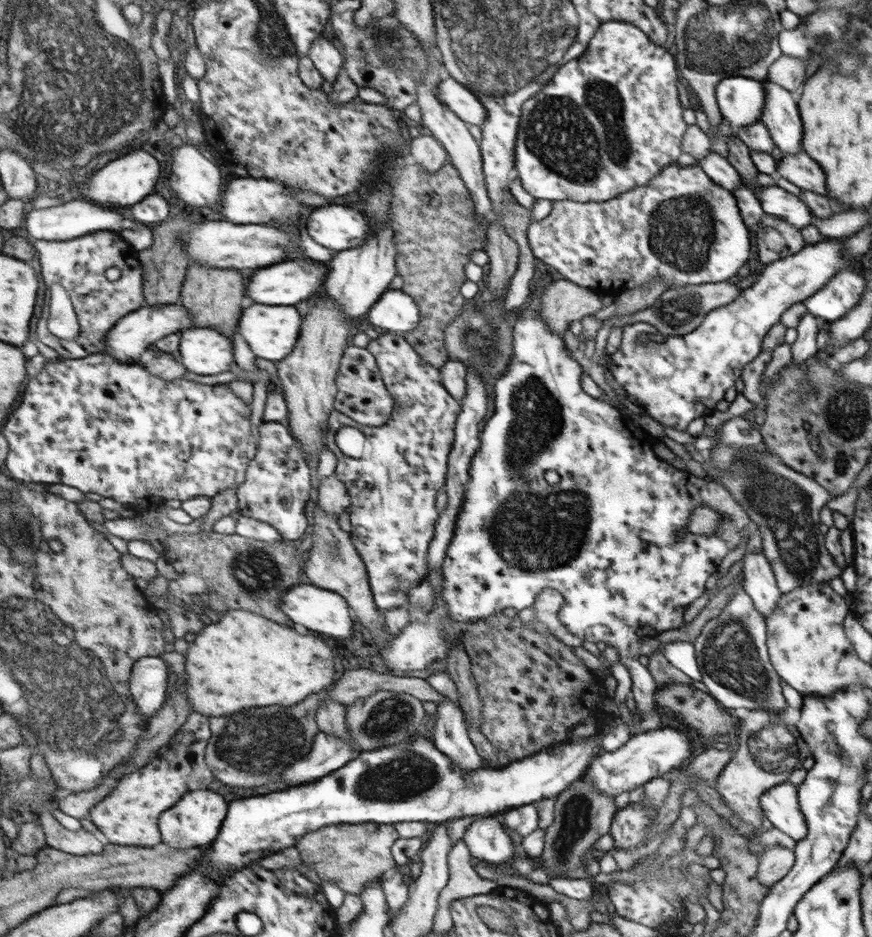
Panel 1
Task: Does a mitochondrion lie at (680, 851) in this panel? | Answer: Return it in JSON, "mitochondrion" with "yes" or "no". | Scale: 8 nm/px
{"mitochondrion":"yes"}

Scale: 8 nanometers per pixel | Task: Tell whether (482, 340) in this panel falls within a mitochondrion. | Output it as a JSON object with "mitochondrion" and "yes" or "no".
{"mitochondrion":"yes"}

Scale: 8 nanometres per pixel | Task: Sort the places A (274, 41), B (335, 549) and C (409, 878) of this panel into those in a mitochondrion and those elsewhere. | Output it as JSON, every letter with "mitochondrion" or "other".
{"A":"mitochondrion","B":"mitochondrion","C":"other"}

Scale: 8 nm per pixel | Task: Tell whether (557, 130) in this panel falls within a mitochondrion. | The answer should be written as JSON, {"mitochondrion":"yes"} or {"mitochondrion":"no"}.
{"mitochondrion":"yes"}

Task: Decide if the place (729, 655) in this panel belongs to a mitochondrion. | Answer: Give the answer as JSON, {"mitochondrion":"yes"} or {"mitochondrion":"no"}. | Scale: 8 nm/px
{"mitochondrion":"yes"}

